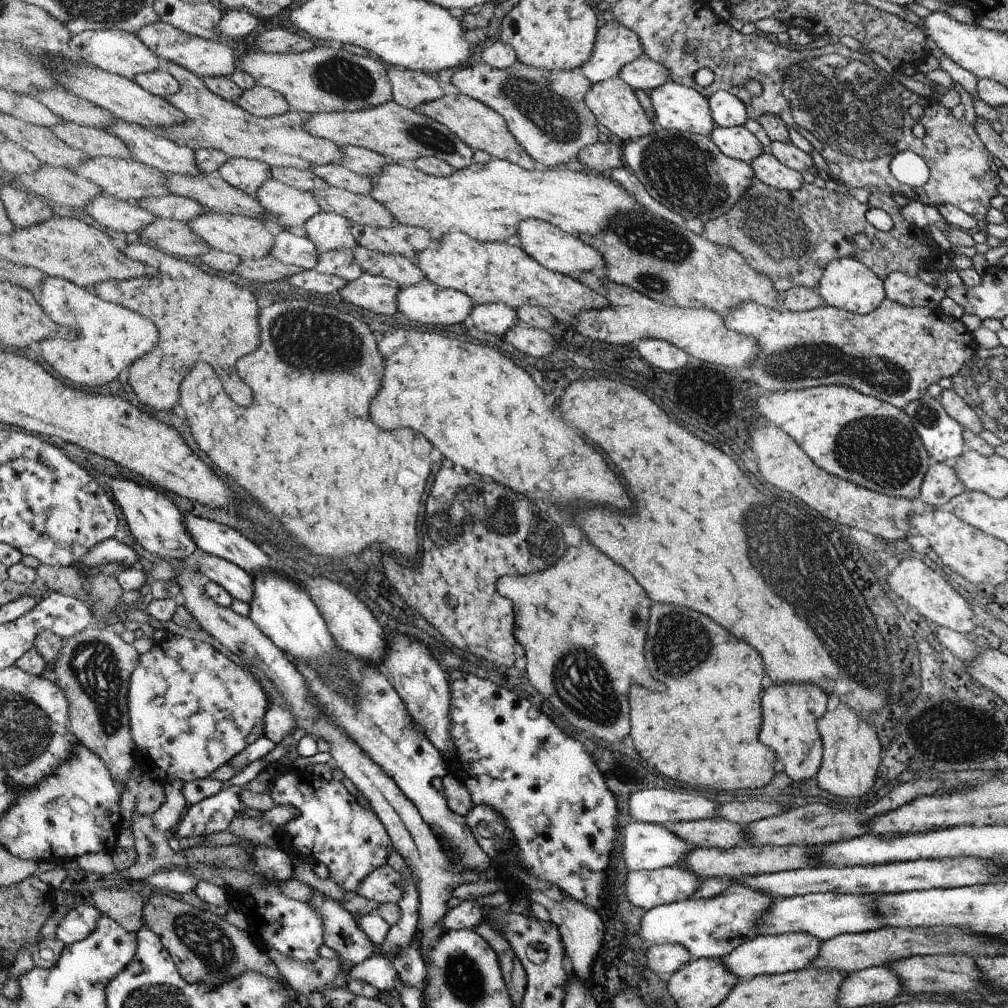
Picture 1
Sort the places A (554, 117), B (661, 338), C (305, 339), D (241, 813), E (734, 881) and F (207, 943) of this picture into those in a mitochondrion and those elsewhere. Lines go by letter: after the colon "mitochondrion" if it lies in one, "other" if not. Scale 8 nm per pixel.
A: mitochondrion
B: other
C: mitochondrion
D: other
E: other
F: mitochondrion

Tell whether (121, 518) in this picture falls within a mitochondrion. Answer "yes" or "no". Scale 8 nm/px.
no

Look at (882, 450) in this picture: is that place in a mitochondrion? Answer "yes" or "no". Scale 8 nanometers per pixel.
yes

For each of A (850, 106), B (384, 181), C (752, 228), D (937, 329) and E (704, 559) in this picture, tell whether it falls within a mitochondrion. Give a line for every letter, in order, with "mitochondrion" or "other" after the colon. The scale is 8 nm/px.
A: mitochondrion
B: other
C: mitochondrion
D: other
E: other

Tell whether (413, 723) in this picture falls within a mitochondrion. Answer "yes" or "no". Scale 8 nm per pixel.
no

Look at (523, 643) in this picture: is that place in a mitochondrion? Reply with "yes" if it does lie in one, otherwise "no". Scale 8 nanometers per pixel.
no

